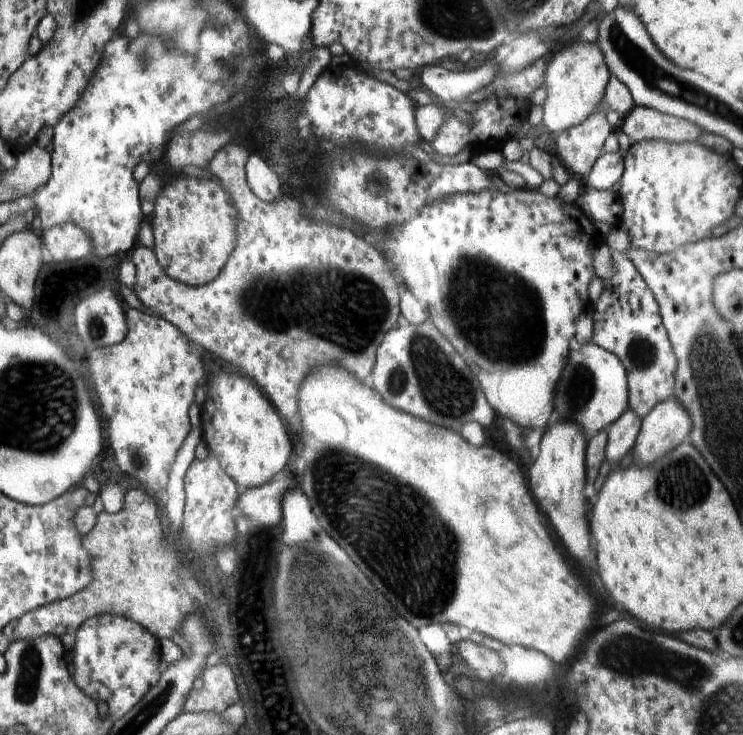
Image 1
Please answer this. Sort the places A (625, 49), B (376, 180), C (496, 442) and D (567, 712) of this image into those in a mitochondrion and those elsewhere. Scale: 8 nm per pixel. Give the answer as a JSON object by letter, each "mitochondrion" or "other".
{"A":"mitochondrion","B":"mitochondrion","C":"other","D":"other"}

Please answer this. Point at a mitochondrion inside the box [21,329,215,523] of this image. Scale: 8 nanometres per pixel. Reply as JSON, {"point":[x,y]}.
{"point":[138,460]}

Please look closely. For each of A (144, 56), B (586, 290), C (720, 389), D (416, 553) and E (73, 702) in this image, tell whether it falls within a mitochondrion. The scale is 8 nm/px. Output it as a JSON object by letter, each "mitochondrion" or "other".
{"A":"mitochondrion","B":"other","C":"mitochondrion","D":"mitochondrion","E":"other"}

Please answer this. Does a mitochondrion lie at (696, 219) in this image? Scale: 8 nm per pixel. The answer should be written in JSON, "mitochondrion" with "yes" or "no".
{"mitochondrion":"no"}

